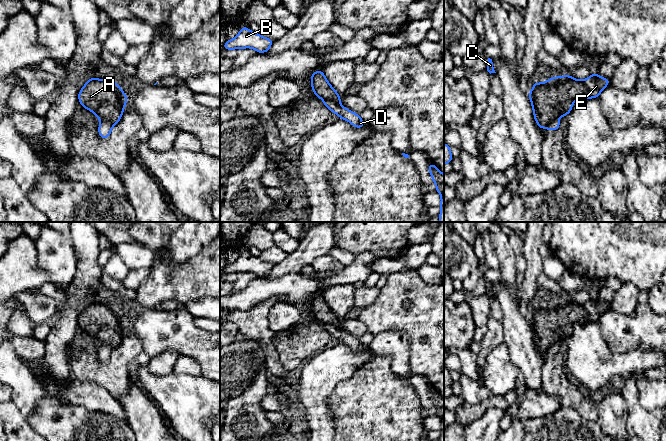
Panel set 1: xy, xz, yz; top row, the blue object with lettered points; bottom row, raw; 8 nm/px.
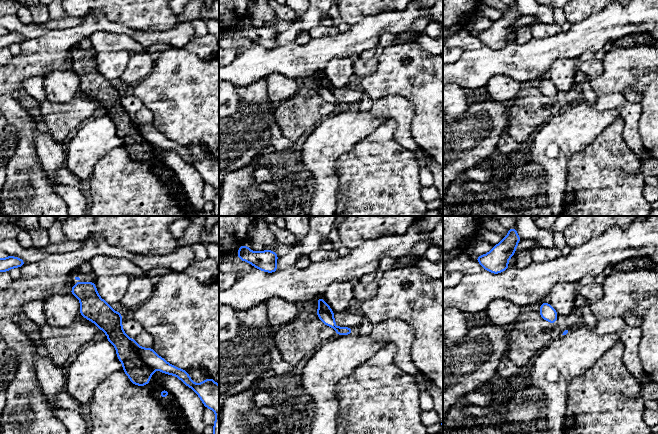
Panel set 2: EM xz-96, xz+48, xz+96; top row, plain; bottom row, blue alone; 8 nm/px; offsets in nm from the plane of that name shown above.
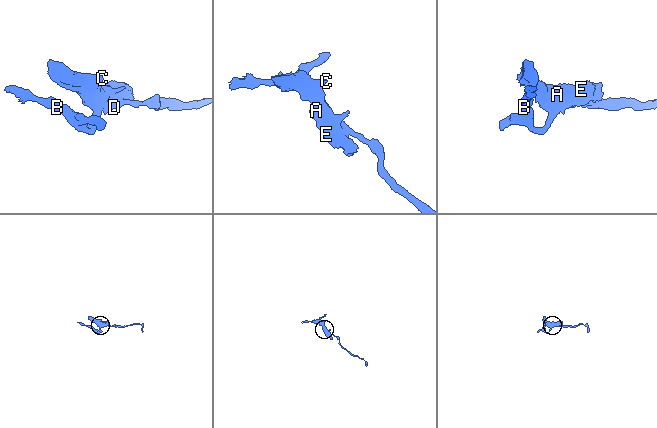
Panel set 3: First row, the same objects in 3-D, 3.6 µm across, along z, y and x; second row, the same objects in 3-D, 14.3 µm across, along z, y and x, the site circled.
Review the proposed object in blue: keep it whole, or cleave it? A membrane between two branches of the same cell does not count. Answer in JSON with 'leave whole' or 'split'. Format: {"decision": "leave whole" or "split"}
{"decision": "split"}

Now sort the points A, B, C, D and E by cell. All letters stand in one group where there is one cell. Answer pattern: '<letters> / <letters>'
A C E / B D

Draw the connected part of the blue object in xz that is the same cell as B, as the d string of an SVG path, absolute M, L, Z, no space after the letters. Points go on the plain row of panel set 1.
M243 250L238 259L232 264L227 264L222 272L226 274L252 272L258 277L266 277L272 267L272 263L263 261Z

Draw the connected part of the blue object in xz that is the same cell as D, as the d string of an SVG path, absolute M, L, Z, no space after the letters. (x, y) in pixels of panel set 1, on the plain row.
M324 324L324 329L332 335L332 337L337 338L340 343L344 343L351 347L355 352L362 352L365 348L365 345L363 345L359 338L354 337L353 335L338 329L337 327L330 325L330 324Z

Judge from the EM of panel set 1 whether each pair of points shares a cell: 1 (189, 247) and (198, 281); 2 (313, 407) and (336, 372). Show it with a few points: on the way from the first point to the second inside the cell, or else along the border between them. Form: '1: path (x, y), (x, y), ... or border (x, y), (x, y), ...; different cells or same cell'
1: border (209, 244), (197, 254), (181, 263), (169, 261); different cells
2: path (314, 398), (314, 394), (327, 381); same cell

